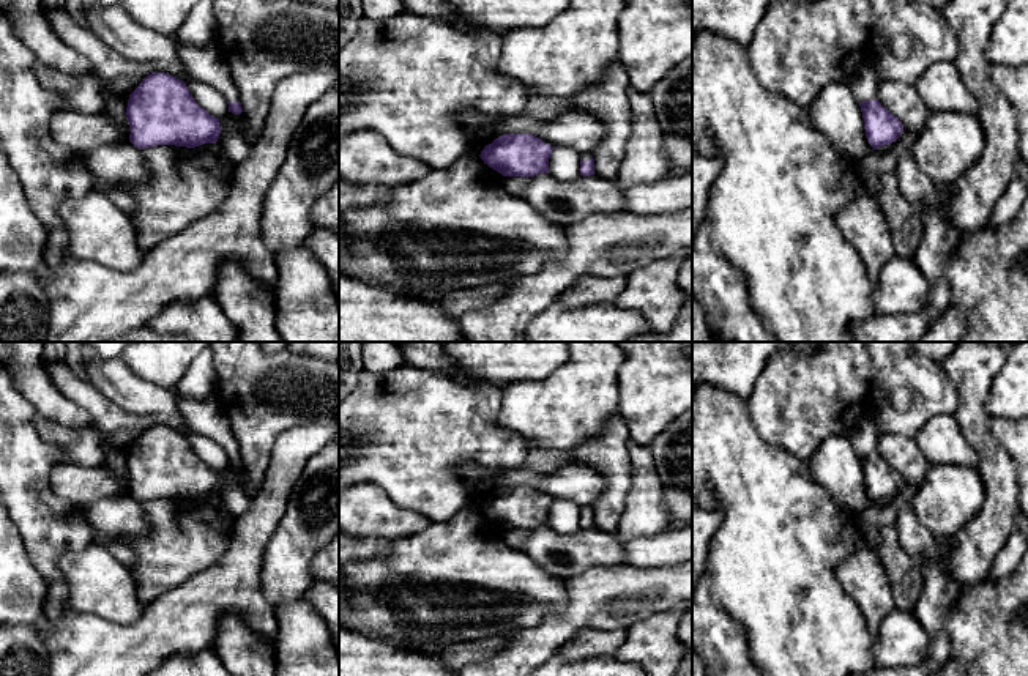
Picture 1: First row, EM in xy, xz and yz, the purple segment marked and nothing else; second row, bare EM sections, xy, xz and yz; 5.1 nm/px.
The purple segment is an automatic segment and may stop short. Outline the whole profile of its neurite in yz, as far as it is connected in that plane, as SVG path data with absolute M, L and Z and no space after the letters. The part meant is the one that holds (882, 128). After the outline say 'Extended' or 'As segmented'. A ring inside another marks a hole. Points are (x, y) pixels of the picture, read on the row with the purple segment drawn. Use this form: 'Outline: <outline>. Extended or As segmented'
Outline: M873 65L862 66L851 88L862 112L866 137L870 147L877 150L896 142L903 131L903 124L877 99L877 68Z. Extended

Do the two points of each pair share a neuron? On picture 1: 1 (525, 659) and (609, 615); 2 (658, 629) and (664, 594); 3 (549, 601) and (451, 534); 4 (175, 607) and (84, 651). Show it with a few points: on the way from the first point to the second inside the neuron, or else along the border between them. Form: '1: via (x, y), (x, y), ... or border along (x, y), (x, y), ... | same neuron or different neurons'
1: via (546, 638), (576, 615), (588, 615) | same neuron
2: border along (675, 605), (644, 618), (628, 629) | different neurons
3: via (525, 594), (508, 591), (475, 558) | same neuron
4: via (153, 629), (131, 651), (106, 651) | same neuron

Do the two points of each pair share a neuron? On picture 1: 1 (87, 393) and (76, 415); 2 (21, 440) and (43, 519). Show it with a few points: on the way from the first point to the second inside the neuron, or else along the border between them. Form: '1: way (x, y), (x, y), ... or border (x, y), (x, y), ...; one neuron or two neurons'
1: border (52, 382), (87, 413), (90, 418), (89, 424); two neurons
2: way (21, 459), (21, 476), (30, 500); one neuron

